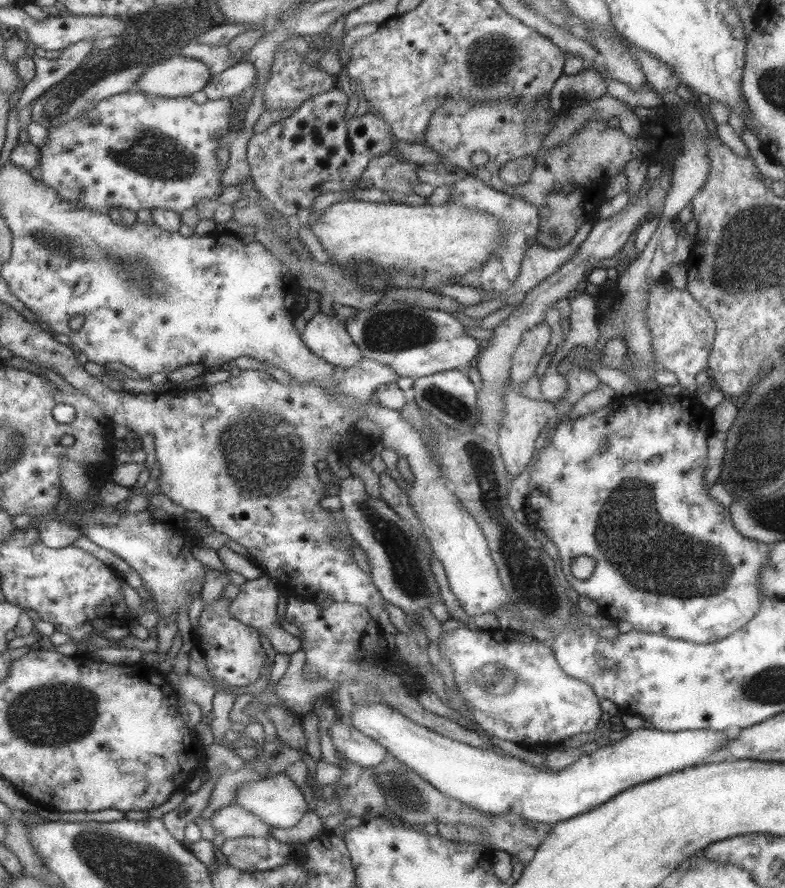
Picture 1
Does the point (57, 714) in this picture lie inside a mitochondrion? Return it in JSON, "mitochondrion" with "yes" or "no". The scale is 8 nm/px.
{"mitochondrion":"yes"}

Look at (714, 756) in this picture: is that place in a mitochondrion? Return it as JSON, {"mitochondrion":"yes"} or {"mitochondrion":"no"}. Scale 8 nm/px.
{"mitochondrion":"no"}

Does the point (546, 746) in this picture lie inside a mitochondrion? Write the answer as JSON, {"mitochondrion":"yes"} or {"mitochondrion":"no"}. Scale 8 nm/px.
{"mitochondrion":"no"}

